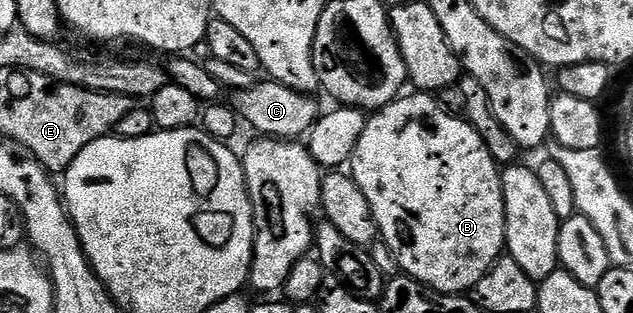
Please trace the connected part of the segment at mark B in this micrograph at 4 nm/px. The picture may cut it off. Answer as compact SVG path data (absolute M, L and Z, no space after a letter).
M400 95L368 119L365 134L351 155L349 172L361 186L361 194L369 198L382 243L393 250L400 269L432 292L467 294L507 247L501 168L466 119L450 116L434 95L407 95Z

